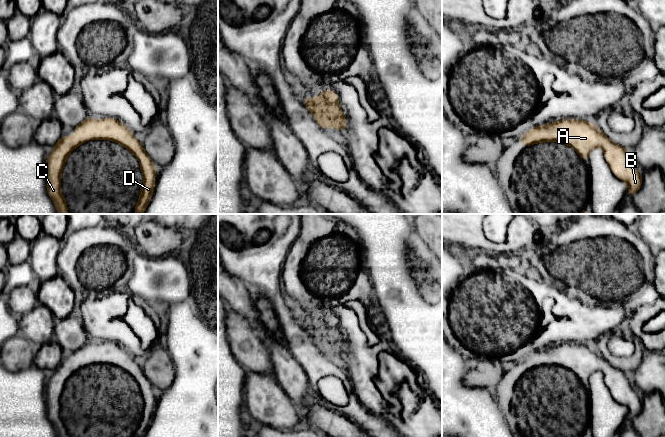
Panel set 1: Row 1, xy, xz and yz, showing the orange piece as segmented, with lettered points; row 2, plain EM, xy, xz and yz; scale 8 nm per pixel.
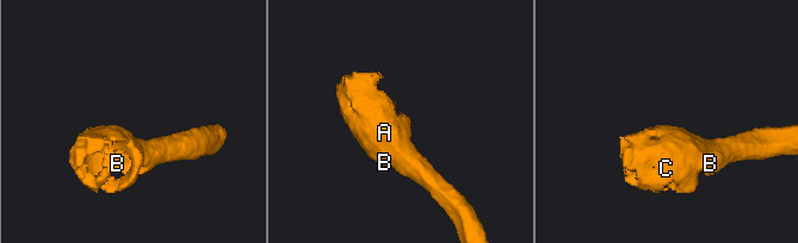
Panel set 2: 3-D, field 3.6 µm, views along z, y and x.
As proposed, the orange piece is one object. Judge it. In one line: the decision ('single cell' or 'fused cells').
single cell

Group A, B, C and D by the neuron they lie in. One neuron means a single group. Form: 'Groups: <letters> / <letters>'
Groups: A B C D

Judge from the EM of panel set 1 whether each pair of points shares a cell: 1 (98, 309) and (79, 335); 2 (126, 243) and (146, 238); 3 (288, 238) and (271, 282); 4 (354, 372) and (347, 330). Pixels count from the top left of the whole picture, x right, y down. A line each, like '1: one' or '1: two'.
1: two
2: two
3: one
4: one

